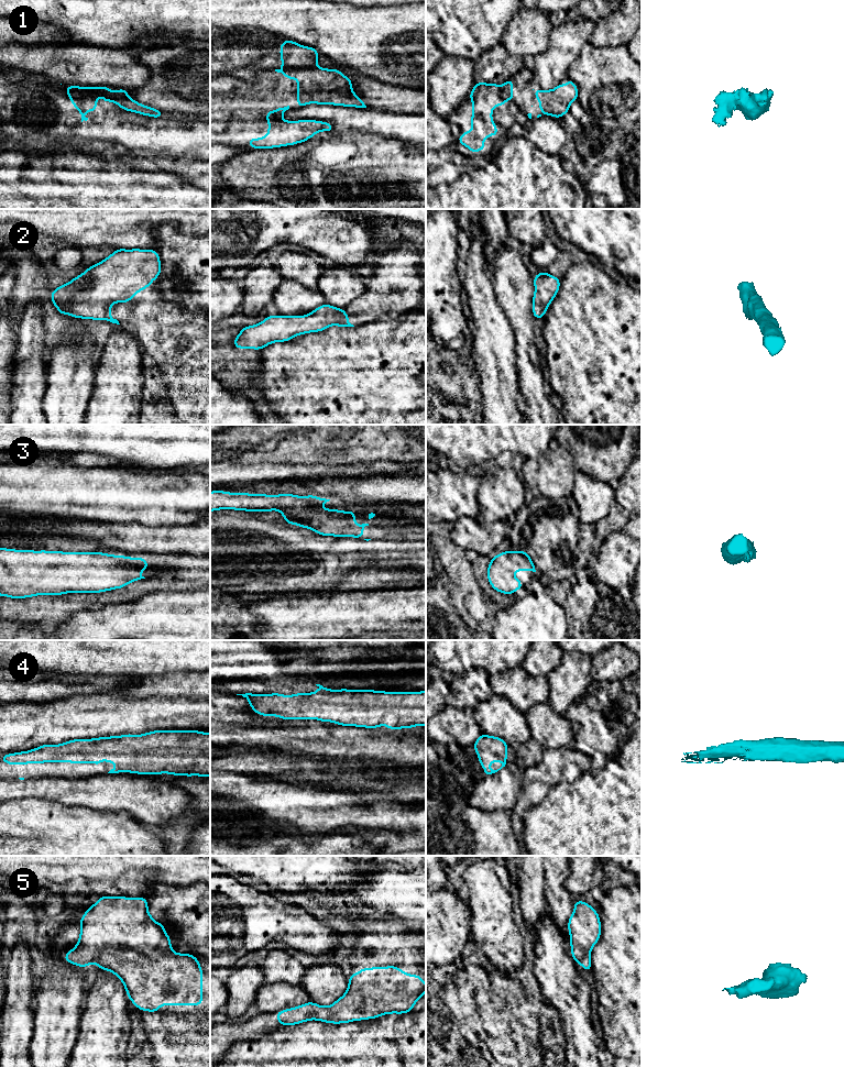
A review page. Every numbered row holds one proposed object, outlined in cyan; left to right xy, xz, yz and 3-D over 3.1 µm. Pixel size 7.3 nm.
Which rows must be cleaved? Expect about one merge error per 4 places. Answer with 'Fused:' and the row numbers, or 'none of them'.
Fused: 1

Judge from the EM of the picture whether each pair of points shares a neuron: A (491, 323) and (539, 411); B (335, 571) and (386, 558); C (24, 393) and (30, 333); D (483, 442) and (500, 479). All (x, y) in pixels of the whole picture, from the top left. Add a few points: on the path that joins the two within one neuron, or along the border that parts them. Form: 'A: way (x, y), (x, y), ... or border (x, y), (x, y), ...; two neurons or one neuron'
A: border (516, 344), (516, 376), (519, 383), (521, 396); two neurons
B: way (348, 559), (373, 559); one neuron
C: way (29, 378), (30, 348); one neuron
D: border (492, 462), (485, 466); two neurons

